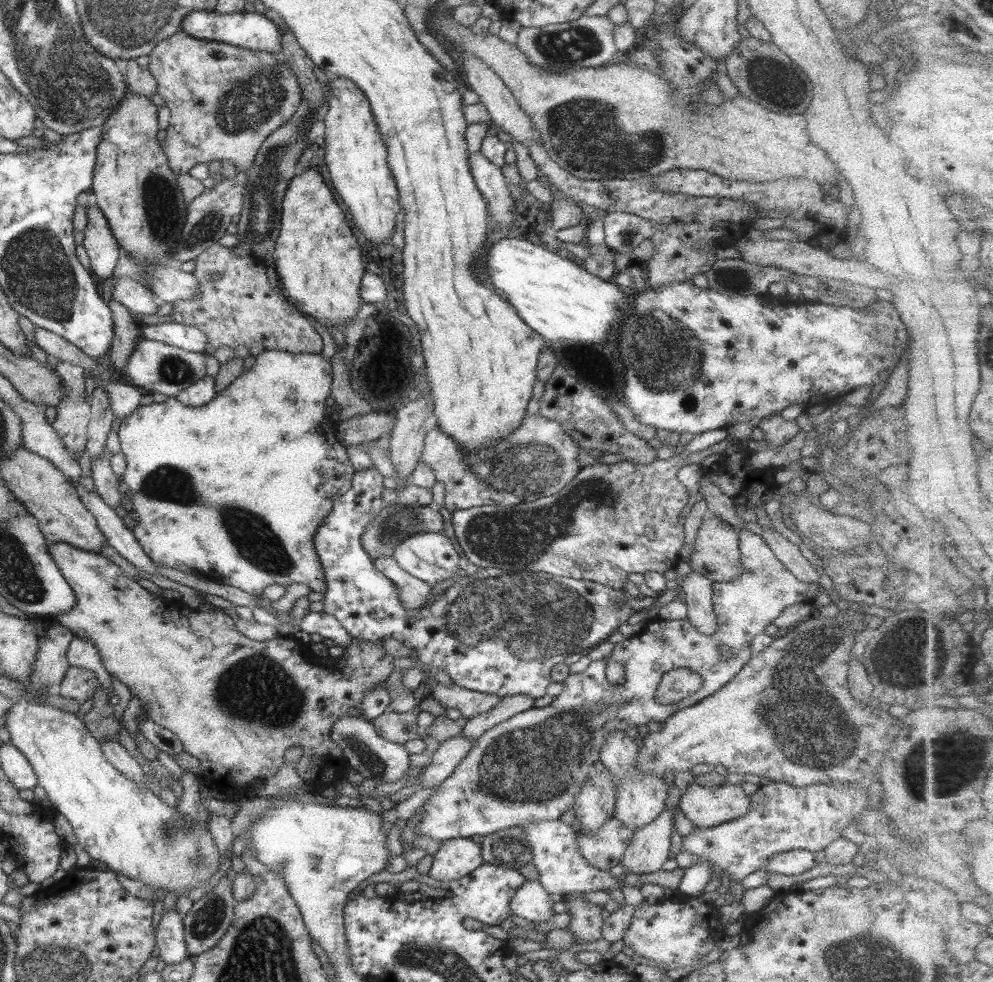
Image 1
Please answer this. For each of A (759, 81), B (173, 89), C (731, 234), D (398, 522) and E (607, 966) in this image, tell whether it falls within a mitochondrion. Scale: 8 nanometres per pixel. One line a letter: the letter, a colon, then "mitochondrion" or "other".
A: mitochondrion
B: other
C: other
D: mitochondrion
E: other

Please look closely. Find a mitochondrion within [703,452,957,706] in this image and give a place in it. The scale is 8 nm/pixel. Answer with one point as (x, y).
(929, 652)

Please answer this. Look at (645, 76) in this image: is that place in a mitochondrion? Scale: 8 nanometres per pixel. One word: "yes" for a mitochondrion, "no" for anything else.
no

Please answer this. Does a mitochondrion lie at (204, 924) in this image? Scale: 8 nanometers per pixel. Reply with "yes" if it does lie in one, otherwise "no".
yes

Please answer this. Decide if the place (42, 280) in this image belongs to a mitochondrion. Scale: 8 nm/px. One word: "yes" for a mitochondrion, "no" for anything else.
yes

